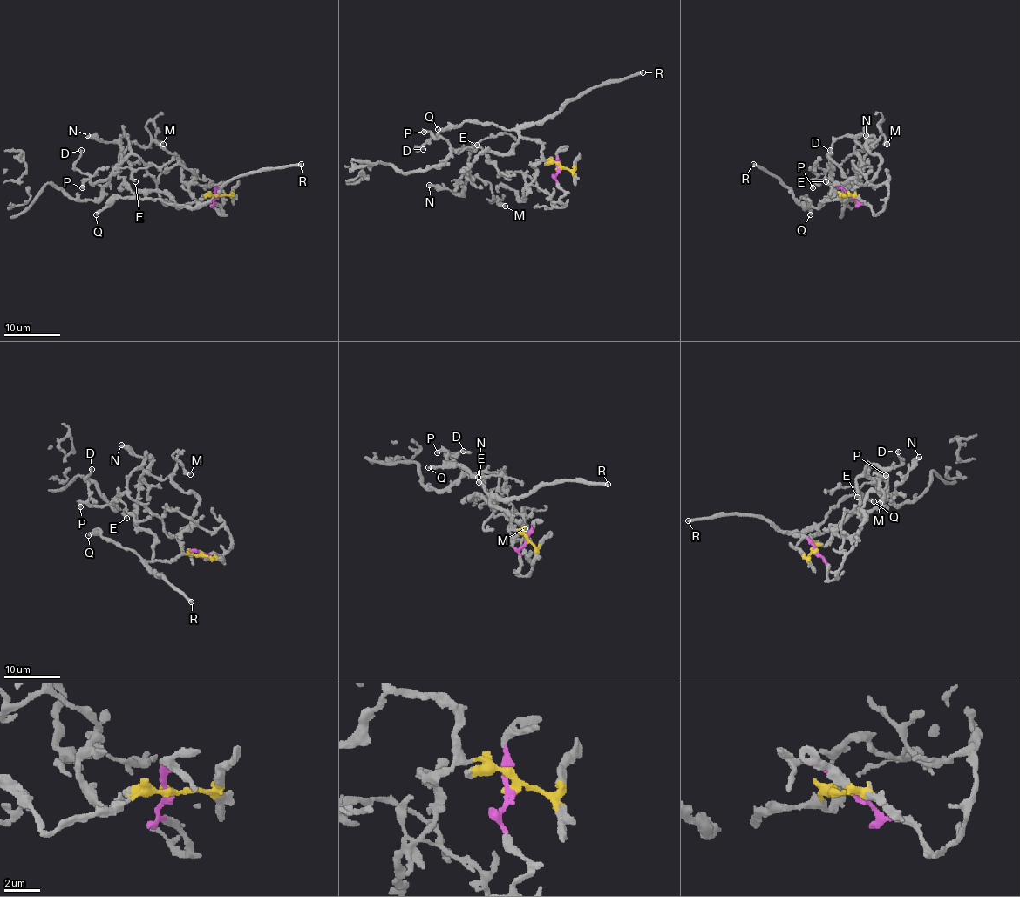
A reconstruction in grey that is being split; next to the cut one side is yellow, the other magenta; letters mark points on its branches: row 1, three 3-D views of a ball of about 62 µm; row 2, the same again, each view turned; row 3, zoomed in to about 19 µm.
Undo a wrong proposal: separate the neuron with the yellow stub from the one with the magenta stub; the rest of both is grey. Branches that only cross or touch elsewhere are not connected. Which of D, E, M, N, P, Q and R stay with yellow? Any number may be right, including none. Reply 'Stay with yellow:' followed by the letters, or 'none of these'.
Stay with yellow: N, Q, R

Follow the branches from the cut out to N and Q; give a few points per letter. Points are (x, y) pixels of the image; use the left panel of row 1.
N: (217, 195), (179, 207), (165, 192), (133, 192), (118, 175), (118, 144), (87, 136)
Q: (217, 195), (204, 196), (192, 205), (177, 207), (172, 203), (151, 199), (112, 199), (96, 214)

